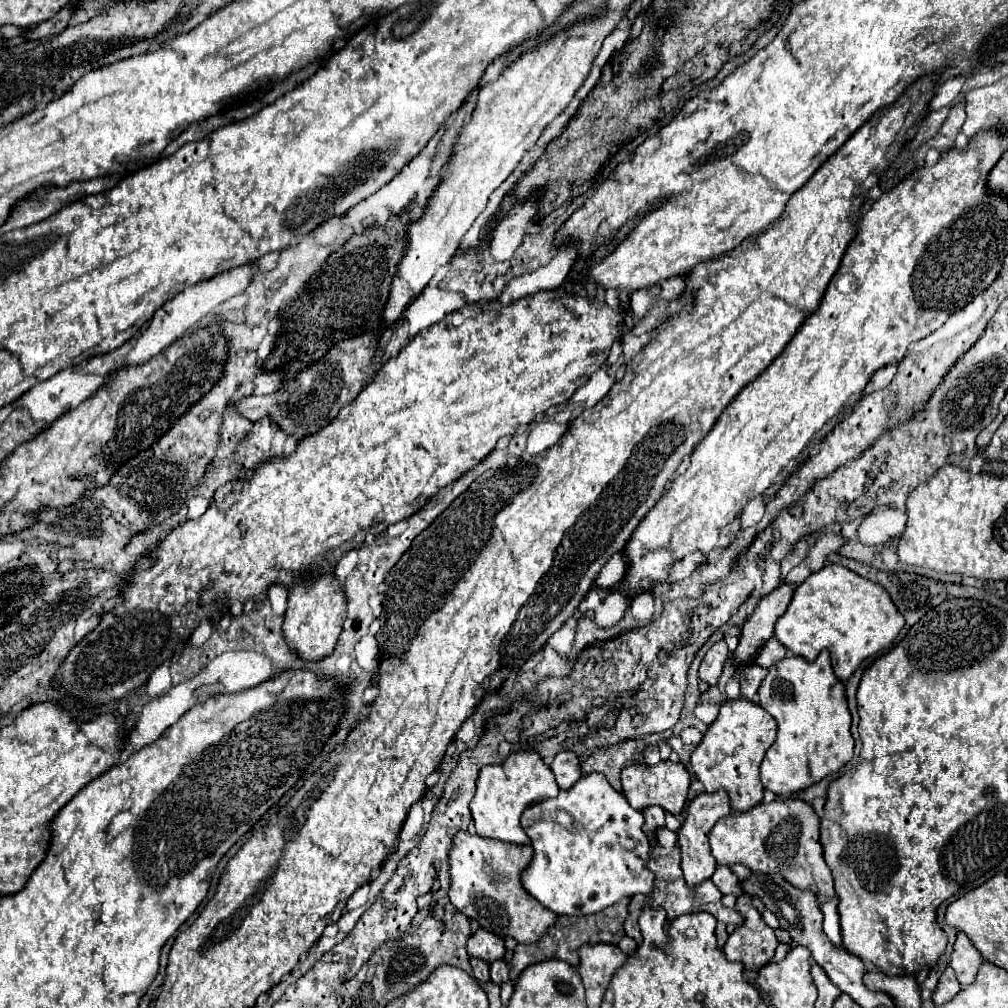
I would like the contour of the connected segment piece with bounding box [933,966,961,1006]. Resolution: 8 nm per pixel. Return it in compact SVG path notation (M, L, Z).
M945 968L945 972L941 974L939 978L939 984L937 984L937 990L933 992L933 1004L935 1006L941 1006L945 1004L947 1000L955 998L955 994L961 990L961 984L955 980L955 972L953 968Z

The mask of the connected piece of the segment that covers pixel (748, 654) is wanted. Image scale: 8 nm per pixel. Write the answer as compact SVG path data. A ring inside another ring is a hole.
M781 584L771 594L763 596L755 608L755 612L747 618L739 646L735 650L735 664L743 664L753 658L753 654L759 652L759 648L773 636L773 626L779 616L785 614L791 596L793 596L795 584Z

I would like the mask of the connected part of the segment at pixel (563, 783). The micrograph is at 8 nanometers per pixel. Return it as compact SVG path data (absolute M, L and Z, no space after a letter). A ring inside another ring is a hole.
M563 750L555 756L555 760L551 762L551 770L557 778L559 788L567 790L571 788L579 778L581 778L581 766L579 766L579 758L575 752L571 750Z

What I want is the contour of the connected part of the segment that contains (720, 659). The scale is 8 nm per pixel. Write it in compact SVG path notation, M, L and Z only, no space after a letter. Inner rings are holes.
M725 640L715 642L707 650L707 654L703 656L703 662L699 666L699 678L703 682L707 682L707 684L717 684L717 680L719 680L719 676L723 672L723 664L725 664L727 656L729 656L729 650L727 650Z

